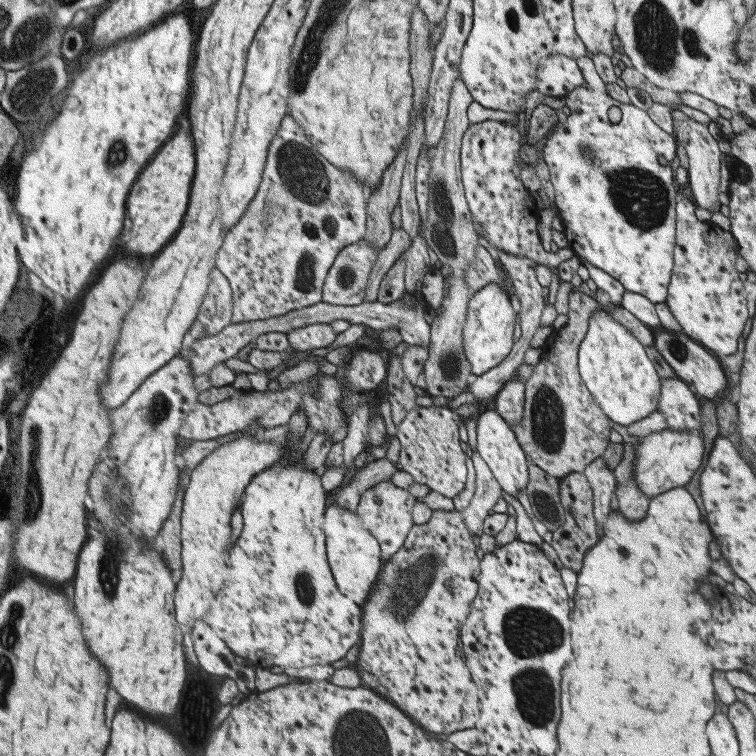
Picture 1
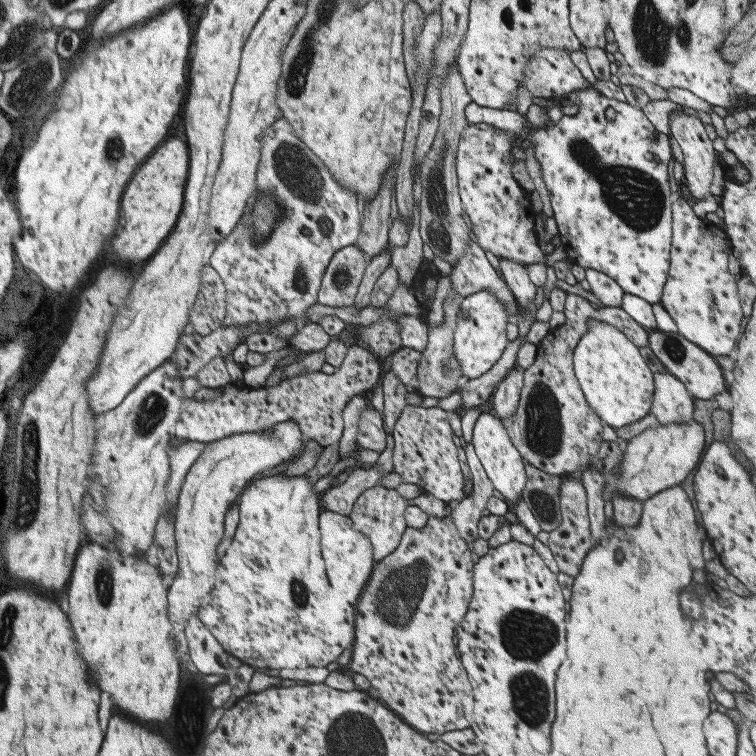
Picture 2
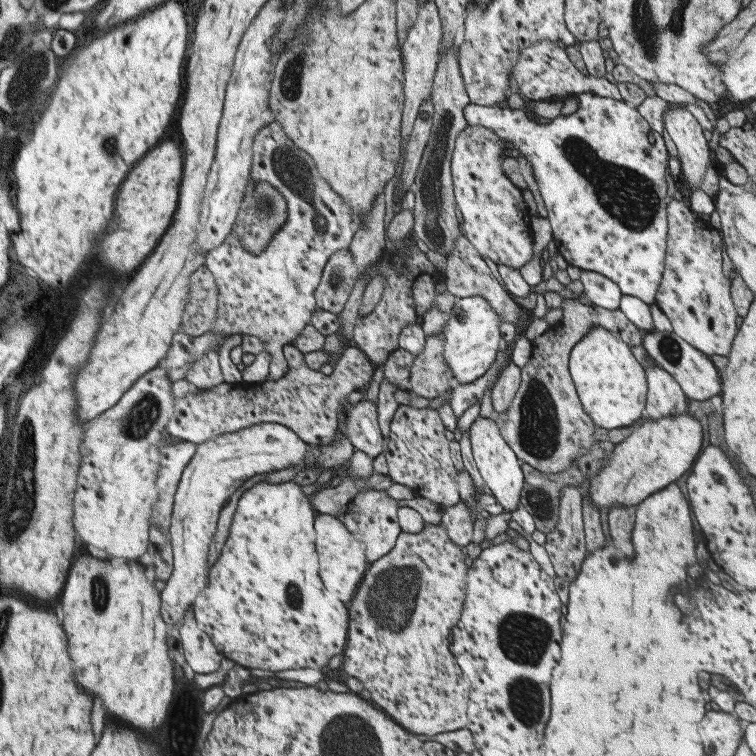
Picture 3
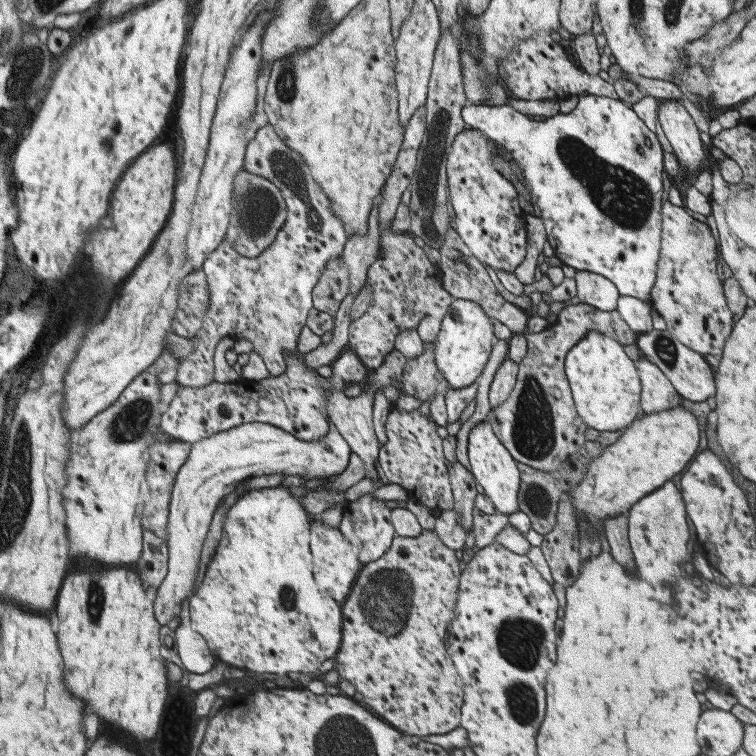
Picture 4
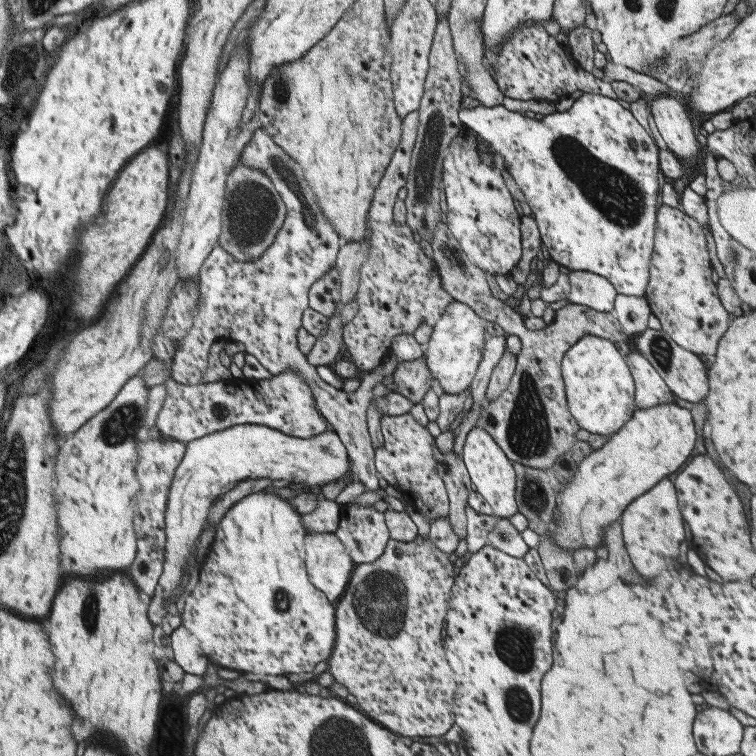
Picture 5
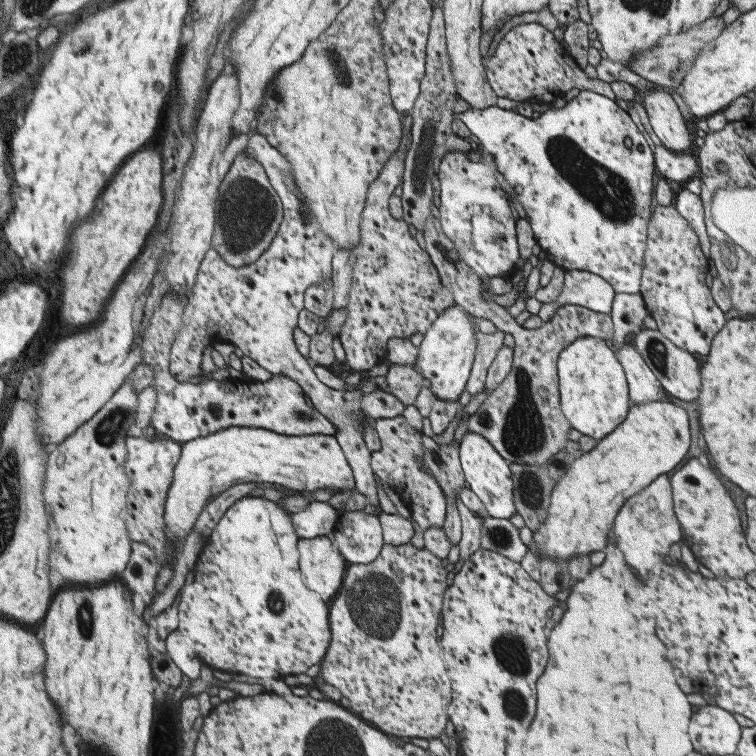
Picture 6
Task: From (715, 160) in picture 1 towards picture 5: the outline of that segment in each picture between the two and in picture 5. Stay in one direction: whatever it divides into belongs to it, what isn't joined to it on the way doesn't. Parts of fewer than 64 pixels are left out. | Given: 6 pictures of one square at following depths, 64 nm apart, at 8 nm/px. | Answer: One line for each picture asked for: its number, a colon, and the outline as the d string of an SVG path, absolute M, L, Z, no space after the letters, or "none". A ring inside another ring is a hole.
2: M681 110L669 114L669 136L679 144L683 154L683 182L693 198L707 196L711 182L713 146L705 126L695 116Z
3: M671 104L663 112L663 126L677 148L677 158L681 162L681 176L685 176L689 188L699 188L703 172L709 166L709 152L711 152L701 134L703 130L681 104Z
4: M661 100L657 106L657 122L681 168L693 174L699 172L699 166L707 158L707 148L699 142L699 132L683 106L677 100Z
5: M667 94L649 96L649 110L655 122L659 136L663 138L663 146L667 146L675 156L693 160L701 146L697 144L697 136L693 136L693 128L685 114L685 106Z

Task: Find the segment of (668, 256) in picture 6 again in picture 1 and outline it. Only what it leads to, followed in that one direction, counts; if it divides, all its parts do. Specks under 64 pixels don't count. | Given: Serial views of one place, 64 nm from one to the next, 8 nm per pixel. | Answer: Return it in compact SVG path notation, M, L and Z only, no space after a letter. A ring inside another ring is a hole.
M679 198L675 204L675 234L673 234L673 268L665 290L665 306L681 326L681 334L703 346L715 358L737 352L737 340L747 322L745 294L739 274L733 268L737 244L729 232L713 224L699 222L695 204Z

